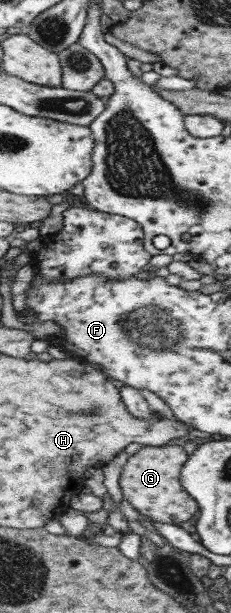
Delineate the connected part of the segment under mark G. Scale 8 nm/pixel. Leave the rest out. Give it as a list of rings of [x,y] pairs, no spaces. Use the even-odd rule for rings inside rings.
[[[181,446],[142,447],[141,452],[129,458],[120,477],[124,498],[142,517],[165,524],[185,526],[187,520],[200,510],[197,500],[181,486],[181,470],[187,460],[189,456]]]

